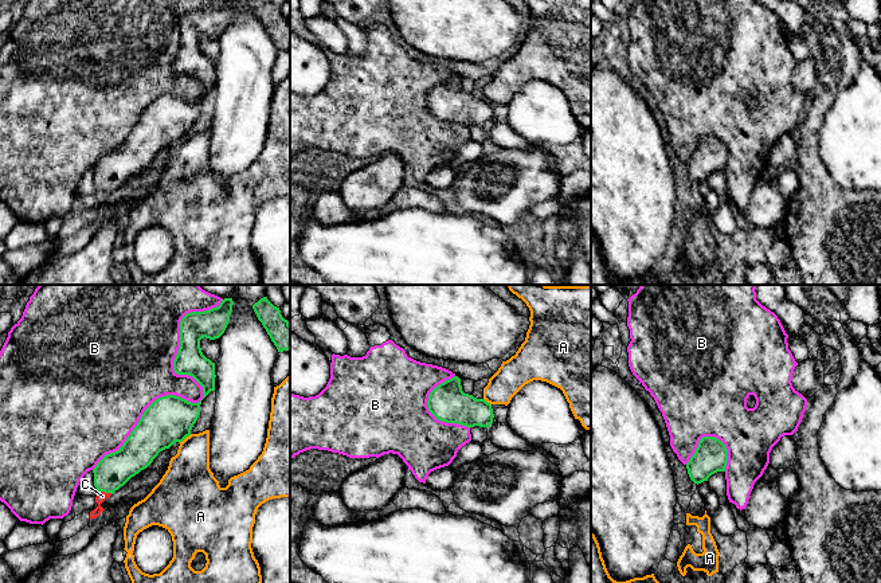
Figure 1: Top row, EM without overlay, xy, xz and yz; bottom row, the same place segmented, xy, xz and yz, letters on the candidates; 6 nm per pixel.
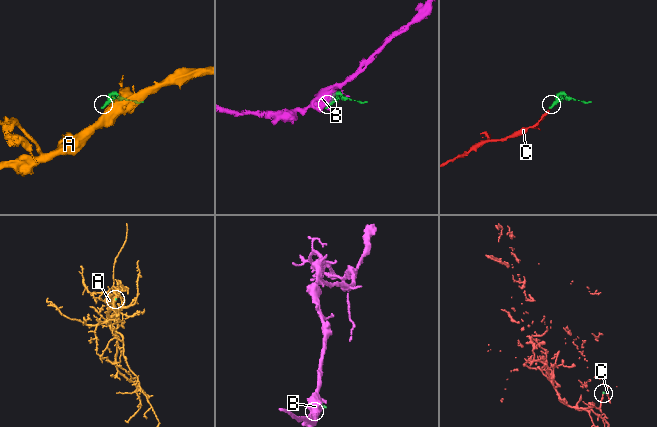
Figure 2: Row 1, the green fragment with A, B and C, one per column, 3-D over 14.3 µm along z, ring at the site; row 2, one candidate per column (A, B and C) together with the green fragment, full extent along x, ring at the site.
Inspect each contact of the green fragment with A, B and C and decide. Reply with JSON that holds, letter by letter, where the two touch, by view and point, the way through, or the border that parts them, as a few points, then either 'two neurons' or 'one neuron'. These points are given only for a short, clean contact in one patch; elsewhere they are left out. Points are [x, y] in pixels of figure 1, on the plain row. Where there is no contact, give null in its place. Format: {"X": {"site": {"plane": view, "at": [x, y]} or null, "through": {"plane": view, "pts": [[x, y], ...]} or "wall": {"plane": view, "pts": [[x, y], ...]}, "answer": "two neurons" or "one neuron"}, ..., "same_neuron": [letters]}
{"A": {"site": {"plane": "xy", "at": [184, 137]}, "answer": "two neurons"}, "B": {"site": {"plane": "xy", "at": [203, 93]}, "answer": "two neurons"}, "C": {"site": {"plane": "xy", "at": [106, 191]}, "through": {"plane": "xy", "pts": [[116, 168], [106, 179], [106, 191], [102, 195]]}, "answer": "one neuron"}, "same_neuron": ["C"]}

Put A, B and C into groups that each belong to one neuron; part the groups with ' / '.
A / B / C

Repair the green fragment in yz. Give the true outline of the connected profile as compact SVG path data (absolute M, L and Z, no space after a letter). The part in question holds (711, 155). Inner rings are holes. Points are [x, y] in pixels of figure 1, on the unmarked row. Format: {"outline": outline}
{"outline": "M702 136L694 153L686 163L688 173L694 183L708 180L717 172L725 171L728 149L725 144L714 136Z"}

